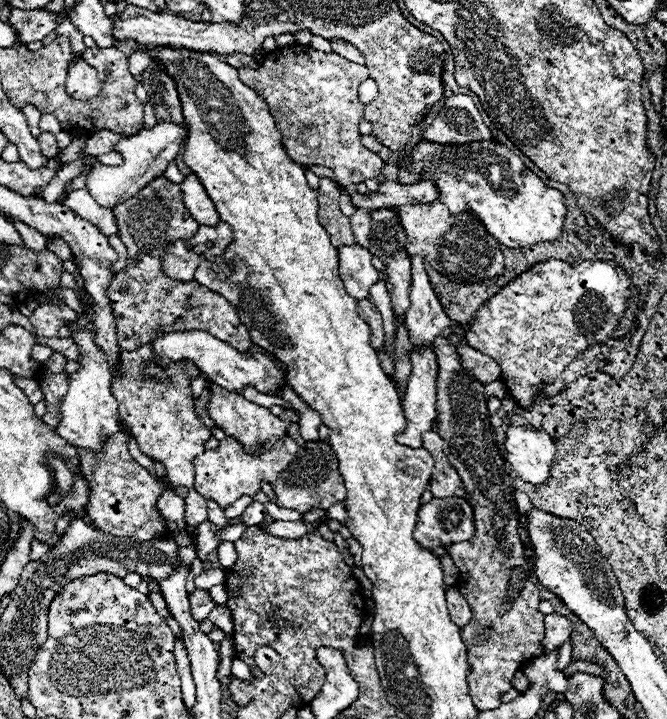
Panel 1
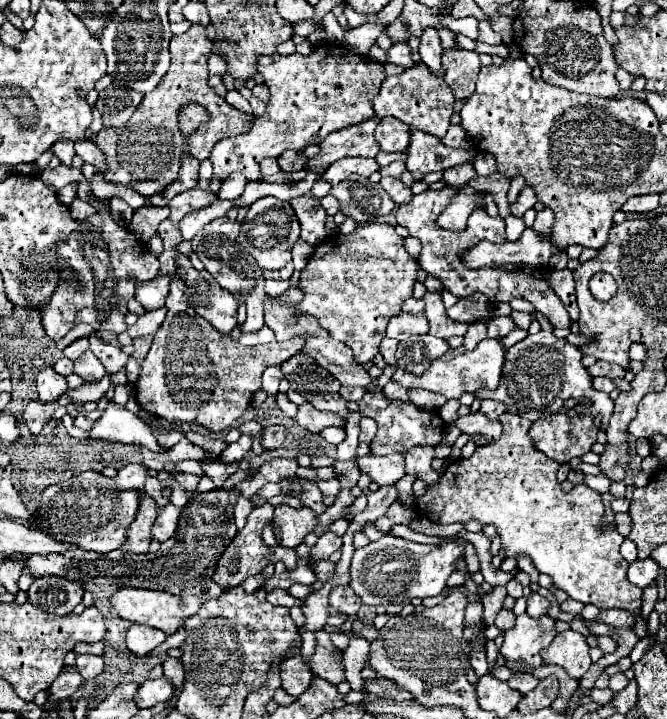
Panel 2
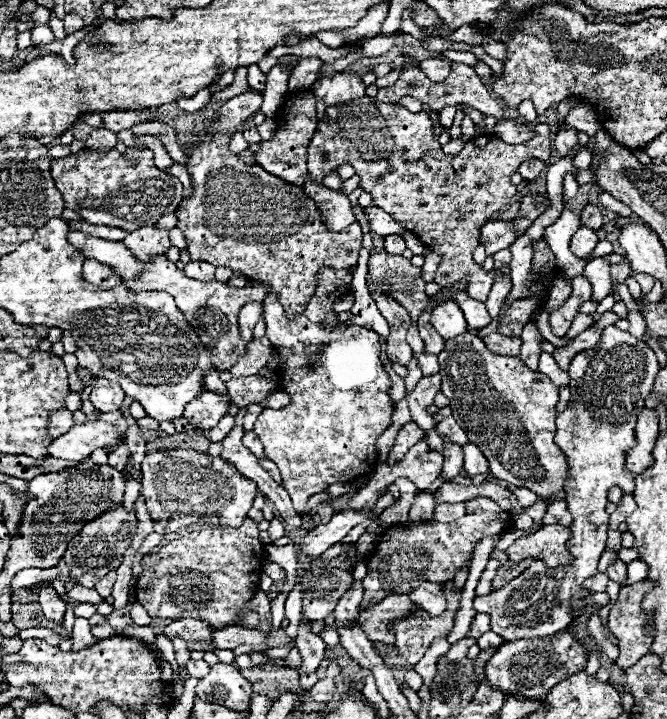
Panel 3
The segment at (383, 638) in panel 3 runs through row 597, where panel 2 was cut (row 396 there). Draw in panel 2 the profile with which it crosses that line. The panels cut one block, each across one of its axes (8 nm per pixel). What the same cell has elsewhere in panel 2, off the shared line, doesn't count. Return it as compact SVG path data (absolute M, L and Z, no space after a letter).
M390 380L390 382L384 386L384 394L386 394L386 398L392 398L392 400L408 400L406 390L404 390L398 382L394 382L394 380Z

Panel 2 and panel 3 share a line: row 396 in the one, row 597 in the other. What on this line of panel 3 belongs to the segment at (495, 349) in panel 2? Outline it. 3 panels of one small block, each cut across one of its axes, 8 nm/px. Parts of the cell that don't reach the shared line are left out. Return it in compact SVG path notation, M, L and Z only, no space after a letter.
M452 582L444 584L446 594L446 612L440 616L428 616L424 610L418 614L412 614L404 620L398 620L390 630L396 636L396 652L400 658L404 658L408 664L416 664L426 650L430 648L432 640L438 636L446 636L454 624L454 614L460 604L460 592L454 592Z

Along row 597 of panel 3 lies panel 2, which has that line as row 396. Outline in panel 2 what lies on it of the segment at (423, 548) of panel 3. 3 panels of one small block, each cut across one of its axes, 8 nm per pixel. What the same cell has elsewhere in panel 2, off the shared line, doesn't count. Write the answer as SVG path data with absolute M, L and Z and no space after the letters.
M387 365L382 376L376 380L376 390L368 390L364 394L364 398L358 402L360 414L368 416L368 418L374 418L376 424L378 424L376 438L370 444L370 454L372 456L386 456L386 454L392 454L392 452L408 452L414 446L436 446L442 440L444 422L442 422L438 410L432 410L432 412L430 410L420 410L412 402L392 402L392 400L384 398L384 394L380 394L380 386L385 386L392 380L396 369L396 366Z

